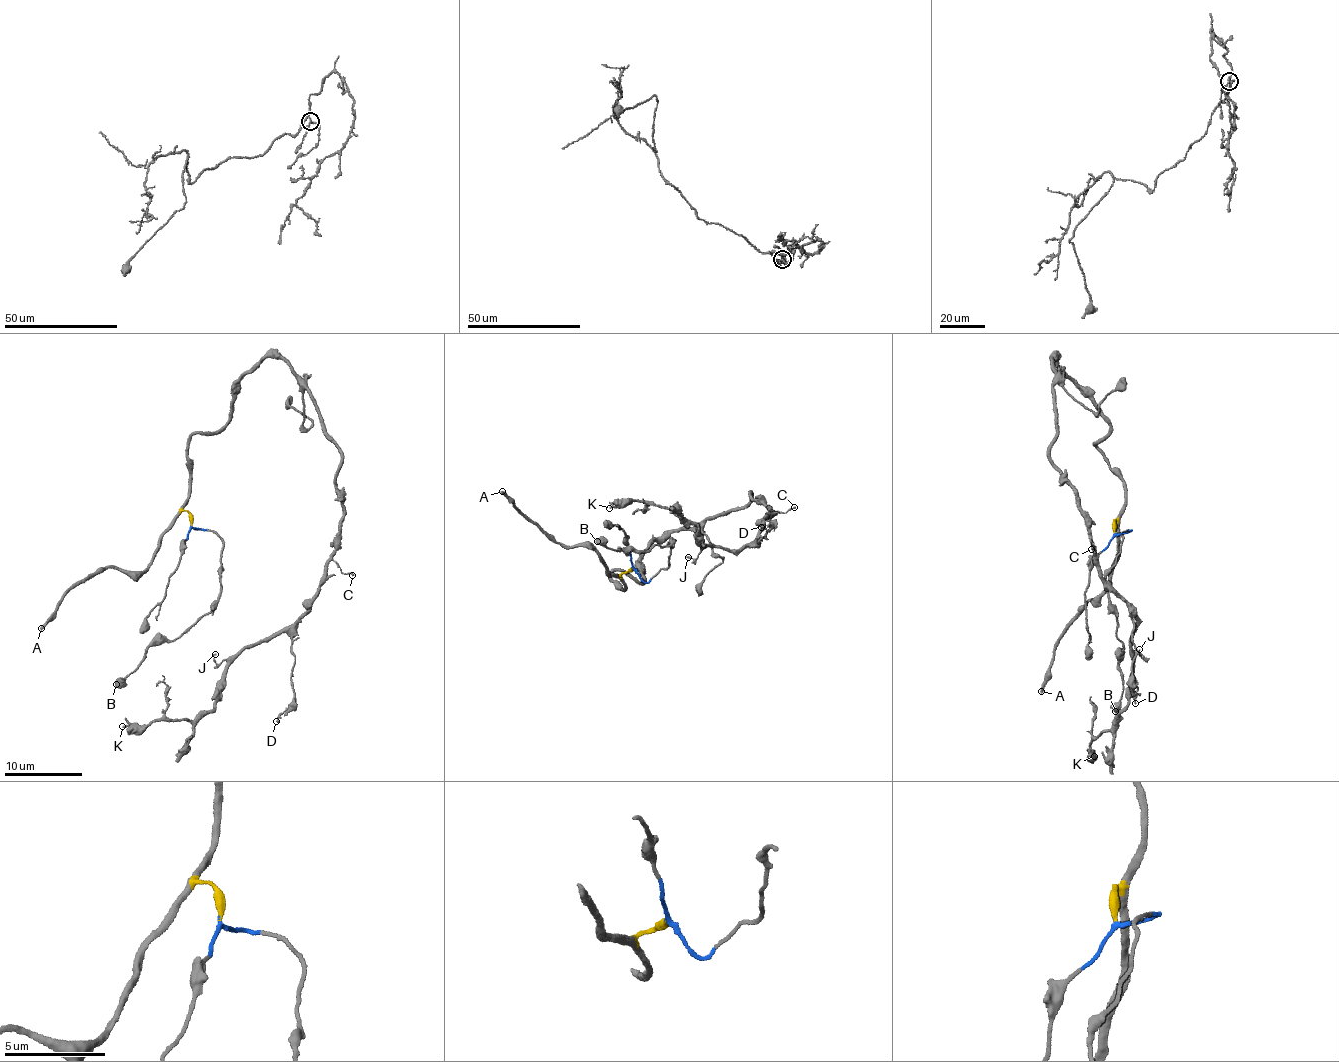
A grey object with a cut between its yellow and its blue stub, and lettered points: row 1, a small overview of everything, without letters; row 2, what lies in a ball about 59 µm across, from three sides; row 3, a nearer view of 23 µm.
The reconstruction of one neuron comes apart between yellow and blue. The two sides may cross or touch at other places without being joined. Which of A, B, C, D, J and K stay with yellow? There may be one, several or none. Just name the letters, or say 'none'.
A, C, D, J, K

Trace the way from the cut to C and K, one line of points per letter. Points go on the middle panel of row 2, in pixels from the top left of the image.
C: (633, 569), (621, 591), (615, 570), (641, 582), (655, 541), (751, 493), (795, 507)
K: (633, 569), (621, 591), (655, 541), (752, 492), (773, 510), (735, 550), (609, 508)

